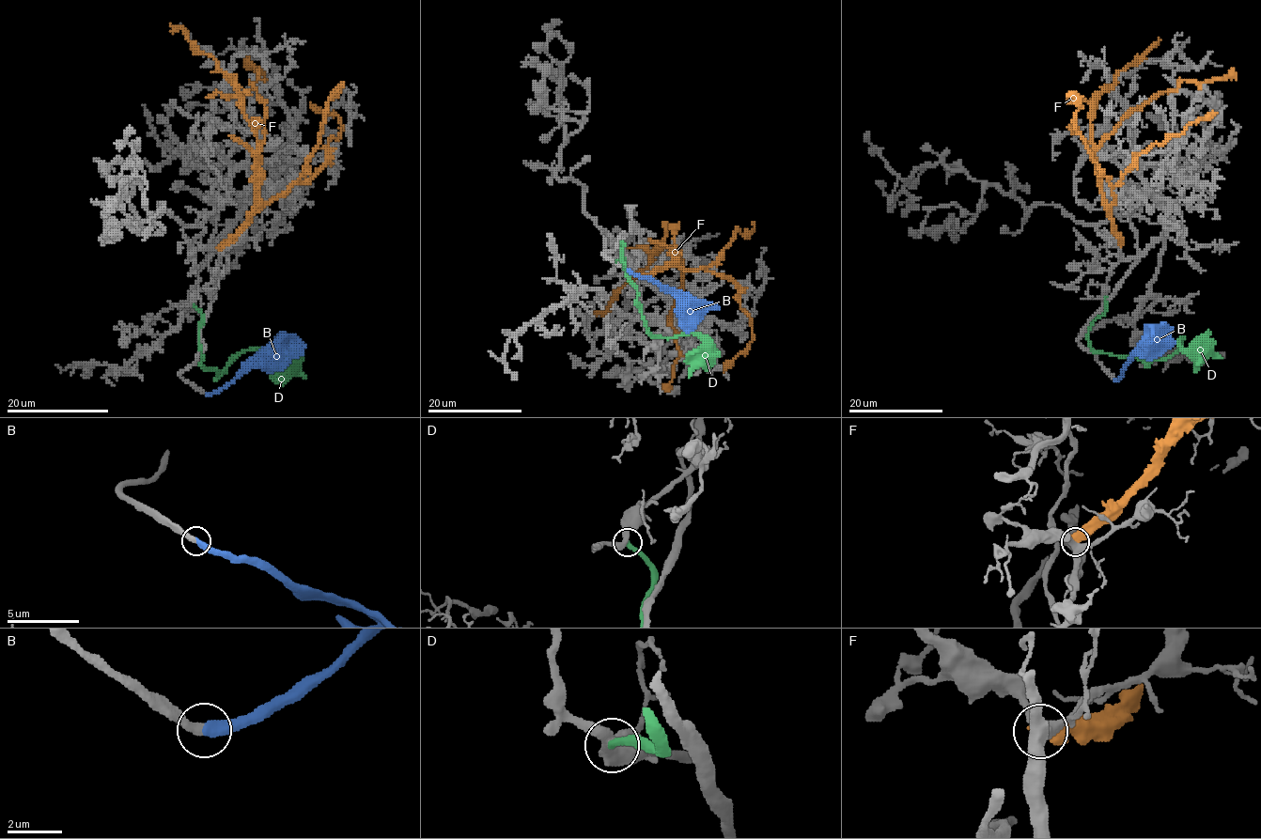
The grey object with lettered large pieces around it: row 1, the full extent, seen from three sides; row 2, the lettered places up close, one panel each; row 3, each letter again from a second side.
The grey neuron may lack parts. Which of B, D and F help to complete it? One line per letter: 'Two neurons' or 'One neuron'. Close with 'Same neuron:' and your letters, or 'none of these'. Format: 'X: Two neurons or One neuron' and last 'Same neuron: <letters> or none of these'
B: One neuron
D: Two neurons
F: Two neurons
Same neuron: B

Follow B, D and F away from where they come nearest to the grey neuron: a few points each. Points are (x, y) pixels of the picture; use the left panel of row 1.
B: (207, 394), (225, 388), (243, 372), (260, 365), (269, 358), (294, 354), (304, 344)
D: (193, 304), (201, 315), (203, 366), (215, 369), (217, 376), (235, 356), (264, 349), (289, 361), (272, 369)
F: (219, 250), (241, 226), (254, 206), (258, 187), (265, 105), (253, 86), (261, 72), (246, 64)

